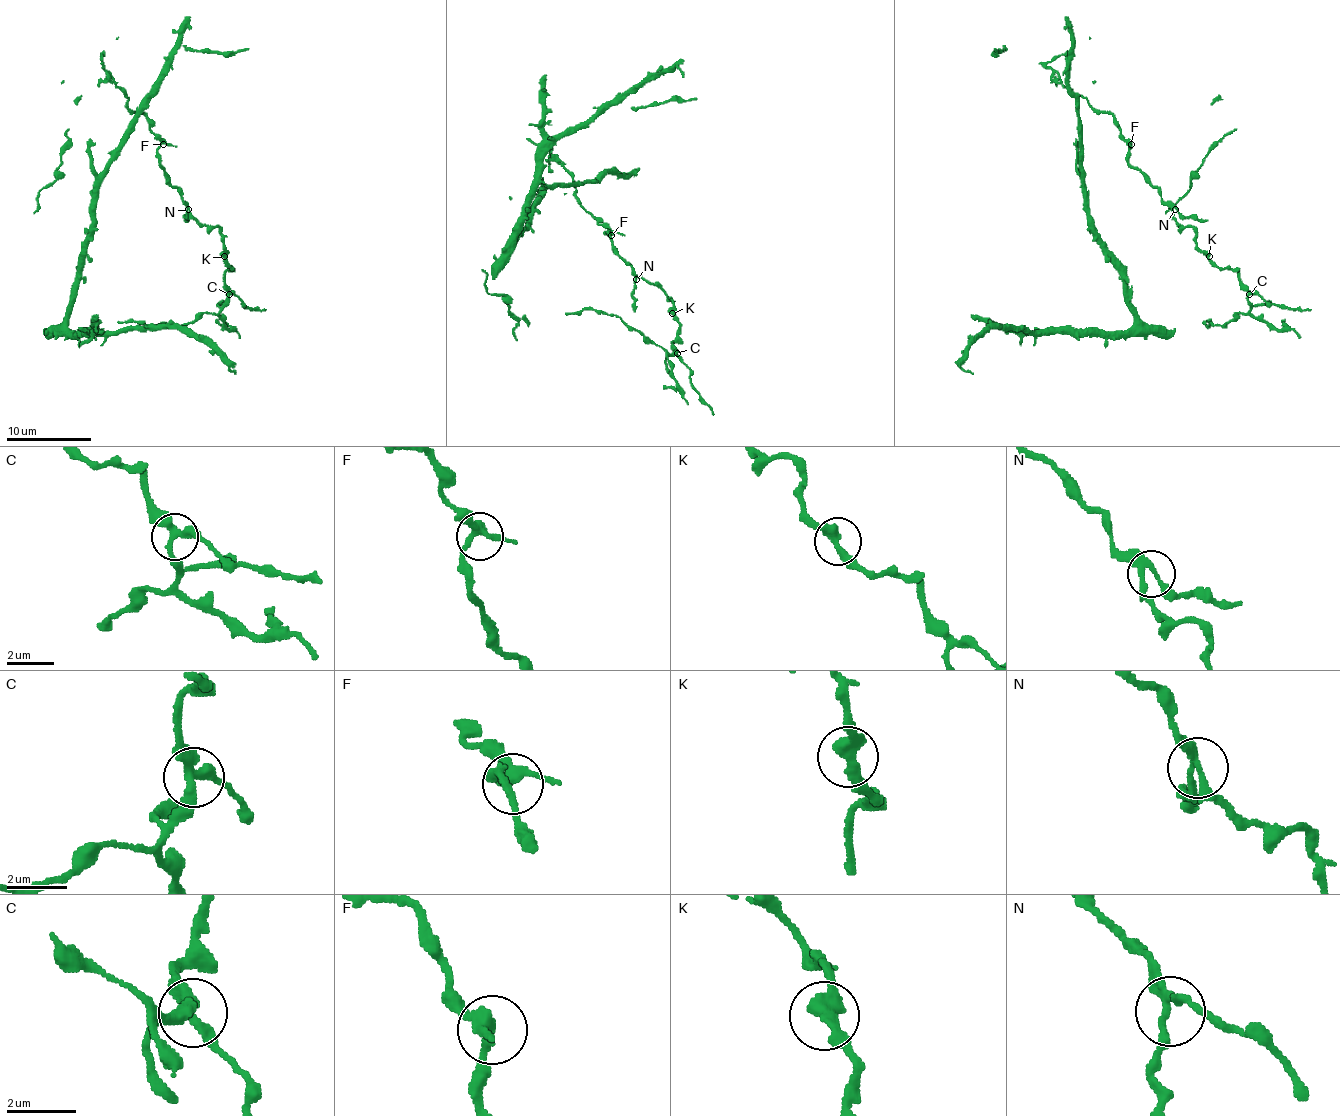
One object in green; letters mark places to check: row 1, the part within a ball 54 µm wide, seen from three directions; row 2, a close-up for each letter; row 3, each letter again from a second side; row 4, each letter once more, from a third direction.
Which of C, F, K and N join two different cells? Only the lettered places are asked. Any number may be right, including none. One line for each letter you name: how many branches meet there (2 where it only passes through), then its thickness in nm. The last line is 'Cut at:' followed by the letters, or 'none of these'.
Cut at: none of these

